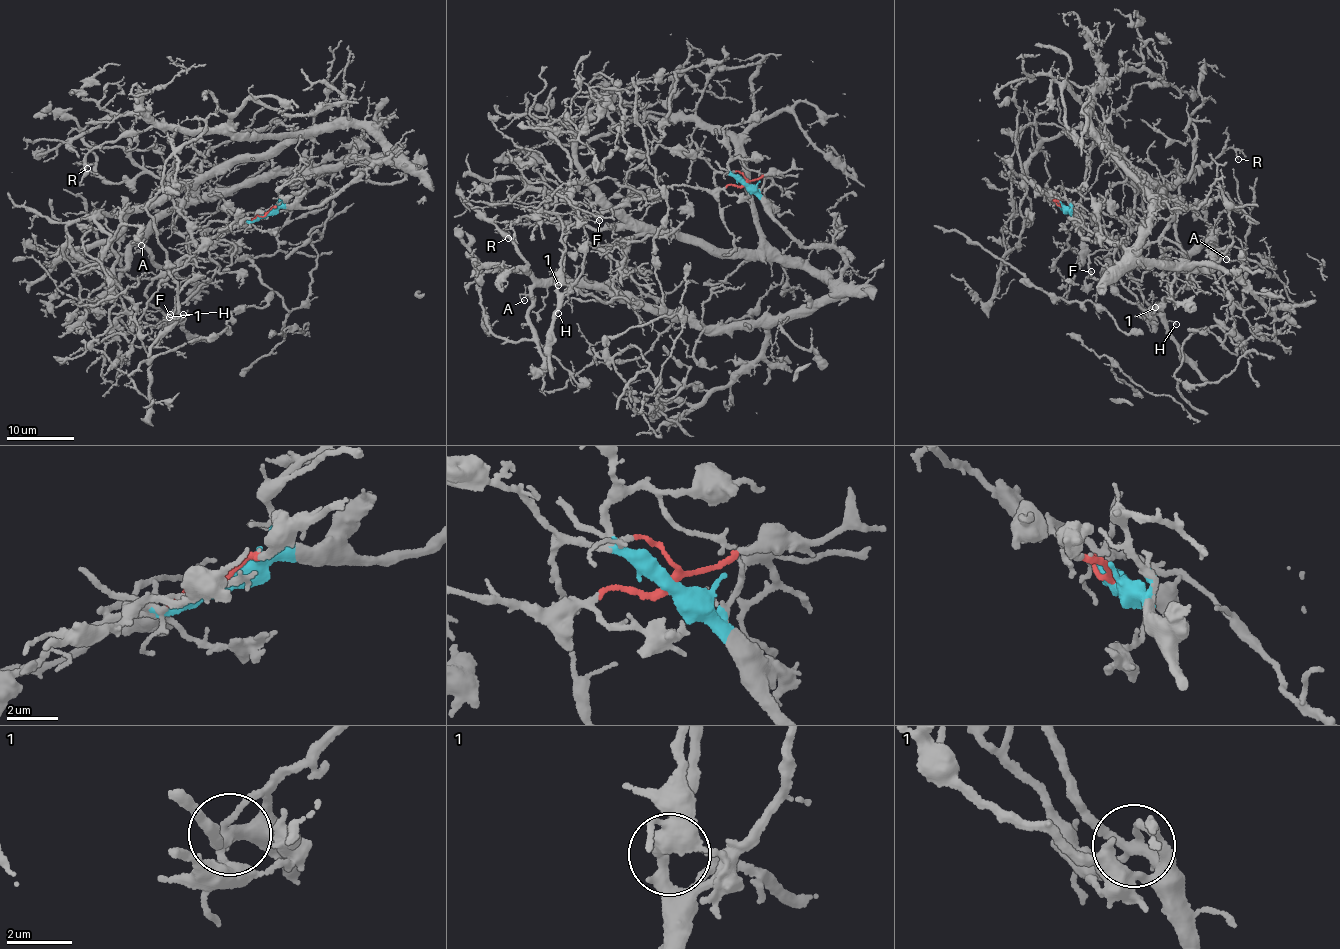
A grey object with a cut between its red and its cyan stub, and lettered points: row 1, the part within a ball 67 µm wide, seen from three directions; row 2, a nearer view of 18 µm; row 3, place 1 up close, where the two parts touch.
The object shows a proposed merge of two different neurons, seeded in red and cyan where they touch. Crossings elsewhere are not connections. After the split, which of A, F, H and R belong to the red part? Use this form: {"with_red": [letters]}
{"with_red": ["F", "H"]}

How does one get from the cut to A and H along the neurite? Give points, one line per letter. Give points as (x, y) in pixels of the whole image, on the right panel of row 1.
A: (1062, 208), (1084, 237), (1101, 235), (1144, 259), (1207, 265), (1215, 232), (1216, 258), (1226, 259)
H: (1062, 208), (1078, 209), (1117, 241), (1142, 296), (1176, 324)

